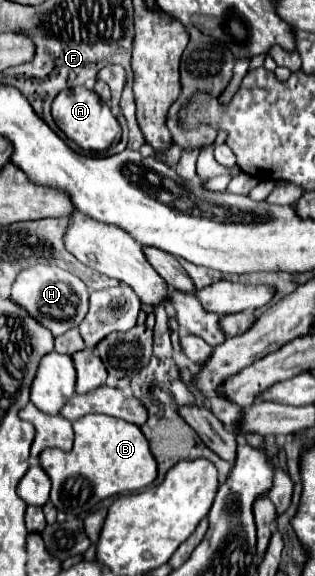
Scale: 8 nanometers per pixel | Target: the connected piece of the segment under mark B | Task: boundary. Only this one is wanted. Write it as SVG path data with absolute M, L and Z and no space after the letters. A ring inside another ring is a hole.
M87 414L73 422L73 430L75 444L71 452L43 450L39 456L39 464L53 482L51 502L67 516L83 520L101 500L121 492L141 490L157 478L157 462L139 426L105 414Z

